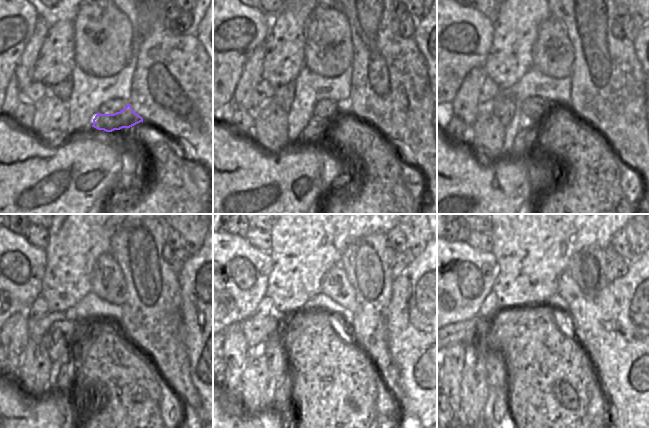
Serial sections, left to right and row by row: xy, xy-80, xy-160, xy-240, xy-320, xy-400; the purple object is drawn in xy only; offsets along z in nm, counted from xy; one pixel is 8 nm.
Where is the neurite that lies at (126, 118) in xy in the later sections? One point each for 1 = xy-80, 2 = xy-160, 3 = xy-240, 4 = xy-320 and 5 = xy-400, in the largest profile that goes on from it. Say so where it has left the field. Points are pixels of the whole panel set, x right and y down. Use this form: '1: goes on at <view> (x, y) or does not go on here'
1: goes on at xy-80 (317, 127)
2: goes on at xy-160 (524, 141)
3: goes on at xy-240 (63, 370)
4: goes on at xy-320 (283, 390)
5: goes on at xy-400 (500, 408)

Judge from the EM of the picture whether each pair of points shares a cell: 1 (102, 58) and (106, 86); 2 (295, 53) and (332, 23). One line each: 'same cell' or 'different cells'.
1: different cells
2: different cells

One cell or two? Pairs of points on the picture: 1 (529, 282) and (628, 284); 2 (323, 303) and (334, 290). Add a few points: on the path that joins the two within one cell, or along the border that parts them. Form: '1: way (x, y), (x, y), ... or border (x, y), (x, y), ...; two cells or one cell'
1: border (566, 269), (557, 281), (556, 293); two cells
2: border (319, 291), (328, 295), (347, 311); two cells

